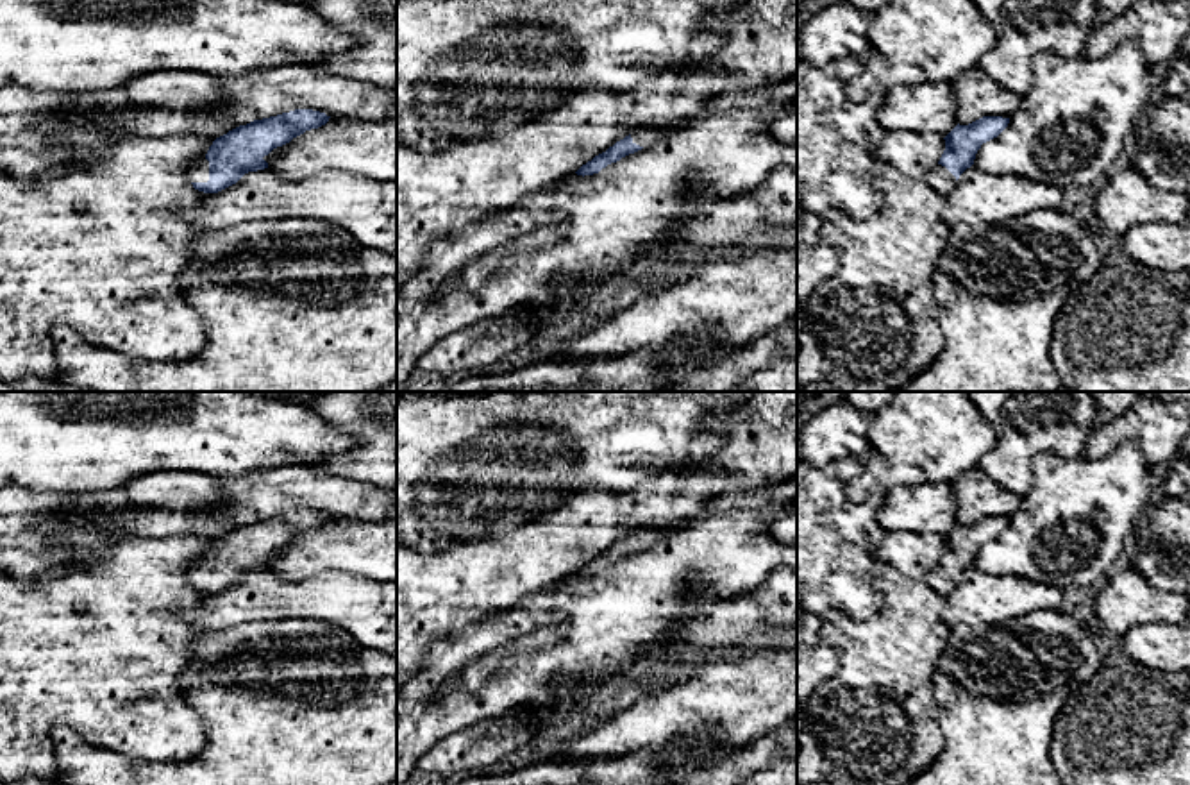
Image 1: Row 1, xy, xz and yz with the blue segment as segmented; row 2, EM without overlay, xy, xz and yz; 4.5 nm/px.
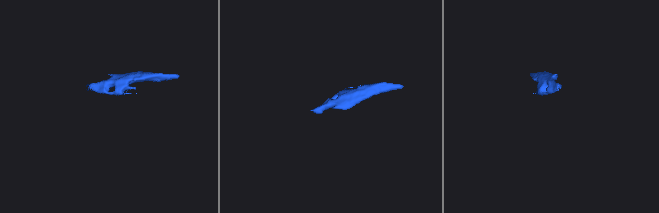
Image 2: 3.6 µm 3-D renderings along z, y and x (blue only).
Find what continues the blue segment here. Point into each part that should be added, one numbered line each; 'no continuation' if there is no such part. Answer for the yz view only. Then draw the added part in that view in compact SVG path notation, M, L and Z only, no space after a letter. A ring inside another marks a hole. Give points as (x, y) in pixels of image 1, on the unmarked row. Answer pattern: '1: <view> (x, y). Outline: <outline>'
1: yz (938, 578). Outline: M942 565L933 567L926 574L926 581L940 595L947 595L956 587L956 578Z

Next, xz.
1: xz (645, 537). Outline: M670 526L666 528L645 528L645 529L638 529L631 535L633 544L640 545L640 547L649 547L652 544L658 544L661 538L665 538L670 533Z

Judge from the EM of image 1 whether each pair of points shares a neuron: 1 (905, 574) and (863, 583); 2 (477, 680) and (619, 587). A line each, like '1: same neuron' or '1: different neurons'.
1: different neurons
2: different neurons

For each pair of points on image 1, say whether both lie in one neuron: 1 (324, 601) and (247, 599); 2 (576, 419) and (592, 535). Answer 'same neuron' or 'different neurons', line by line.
1: same neuron
2: different neurons

